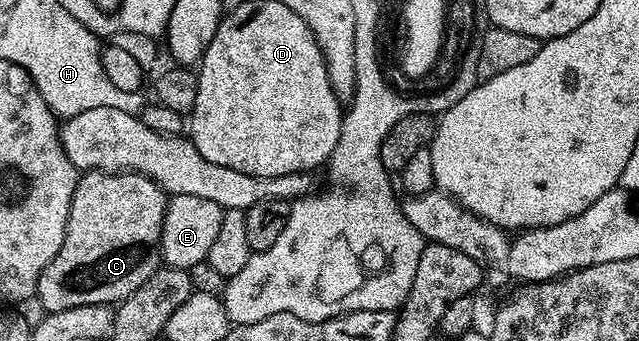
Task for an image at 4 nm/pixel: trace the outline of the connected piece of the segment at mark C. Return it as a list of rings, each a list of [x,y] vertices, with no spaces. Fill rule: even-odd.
[[[83,172],[72,195],[64,243],[60,243],[56,259],[44,267],[38,280],[37,296],[46,312],[68,311],[68,307],[88,307],[88,303],[113,306],[132,295],[140,283],[152,279],[152,275],[163,264],[162,224],[167,200],[168,194],[159,185],[139,173]]]

